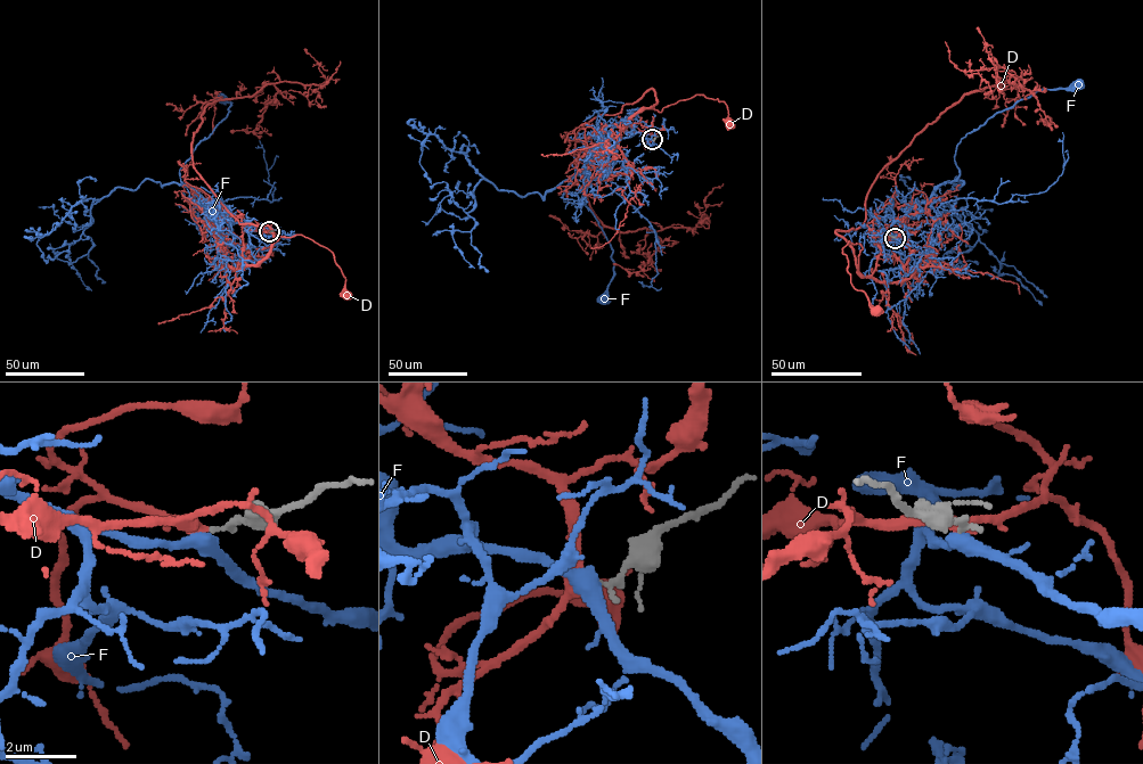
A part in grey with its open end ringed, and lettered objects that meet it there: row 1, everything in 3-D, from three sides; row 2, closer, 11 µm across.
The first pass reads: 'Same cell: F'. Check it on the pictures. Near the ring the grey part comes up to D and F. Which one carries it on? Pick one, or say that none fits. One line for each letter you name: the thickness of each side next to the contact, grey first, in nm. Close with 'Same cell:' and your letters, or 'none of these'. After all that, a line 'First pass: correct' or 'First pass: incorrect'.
D: Thickness 200 nm (grey) against 320 nm
Same cell: D
First pass: incorrect

